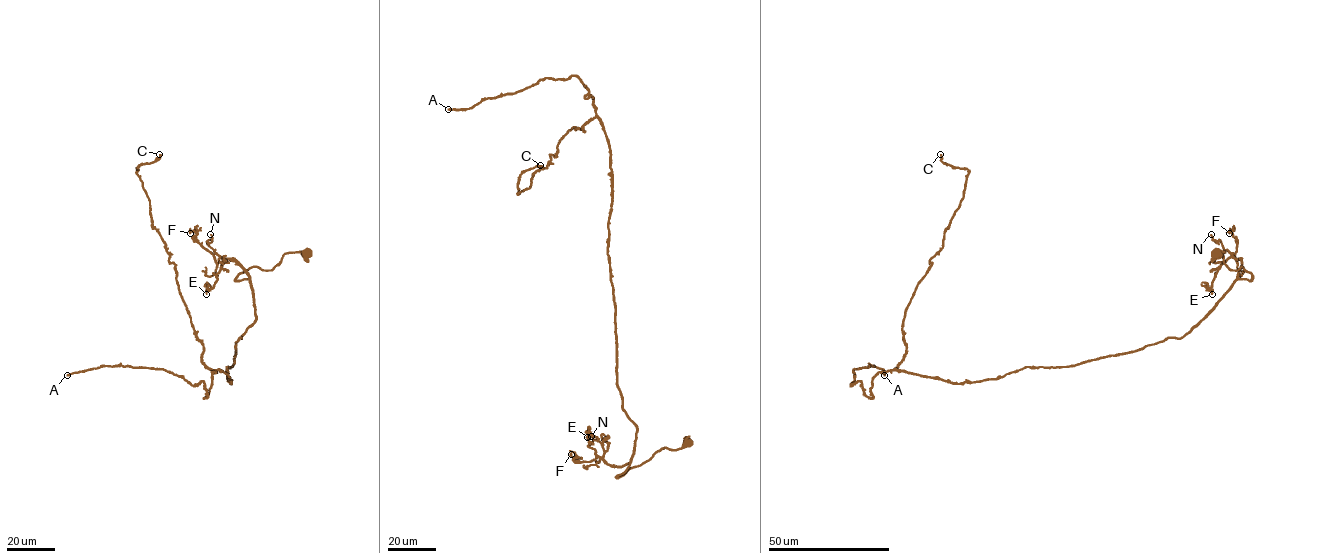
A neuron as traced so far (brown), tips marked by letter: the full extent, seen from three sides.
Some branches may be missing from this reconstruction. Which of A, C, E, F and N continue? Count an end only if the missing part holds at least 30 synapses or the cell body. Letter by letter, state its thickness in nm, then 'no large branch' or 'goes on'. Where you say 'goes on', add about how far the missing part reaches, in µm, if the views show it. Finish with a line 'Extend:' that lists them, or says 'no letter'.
A: 280 nm thick; goes on; about 25 µm are missing
C: 320 nm thick; no large branch
E: 110 nm thick; no large branch
F: 140 nm thick; no large branch
N: 190 nm thick; no large branch
Extend: A

